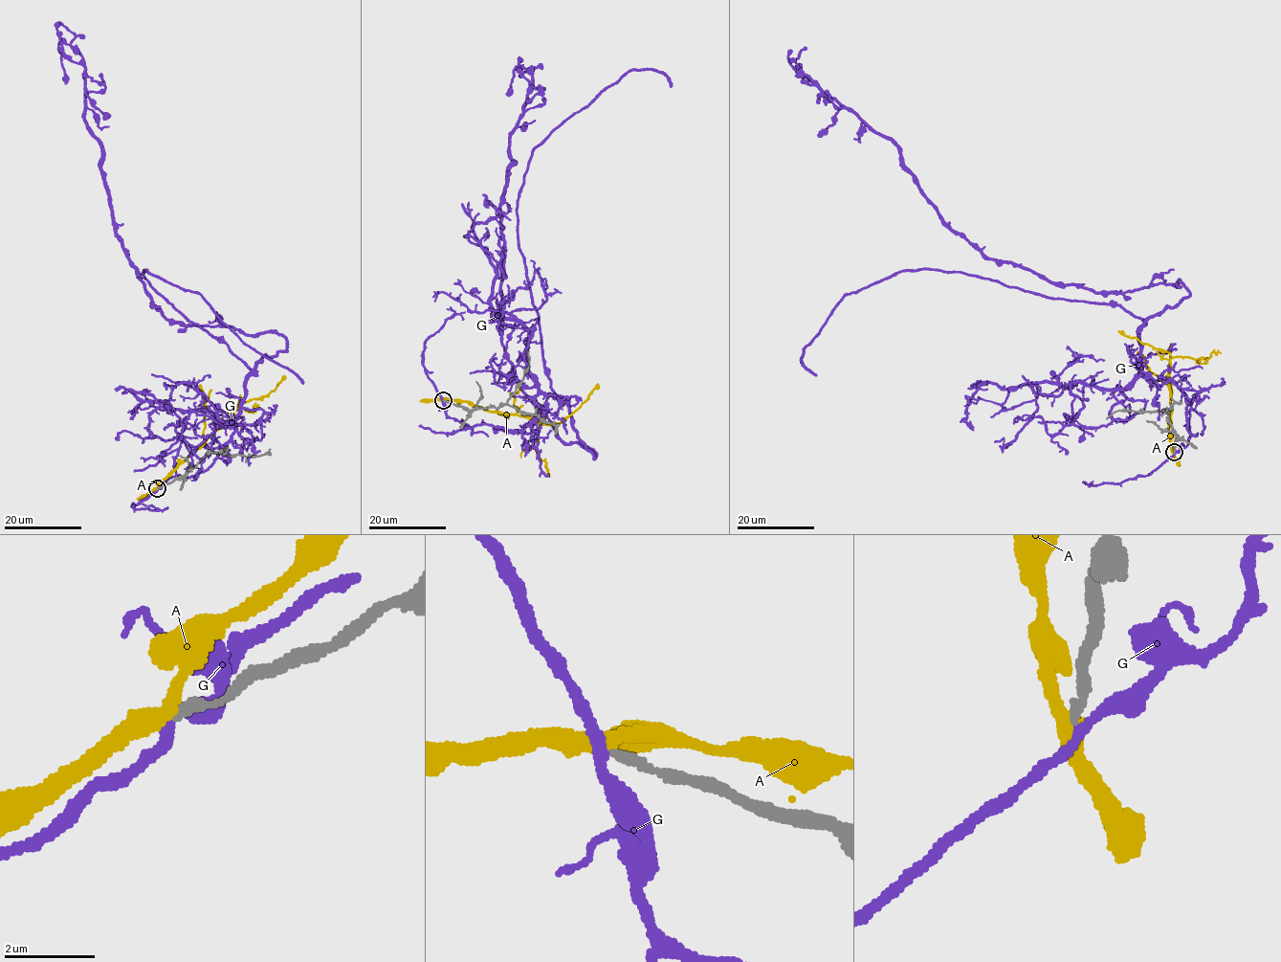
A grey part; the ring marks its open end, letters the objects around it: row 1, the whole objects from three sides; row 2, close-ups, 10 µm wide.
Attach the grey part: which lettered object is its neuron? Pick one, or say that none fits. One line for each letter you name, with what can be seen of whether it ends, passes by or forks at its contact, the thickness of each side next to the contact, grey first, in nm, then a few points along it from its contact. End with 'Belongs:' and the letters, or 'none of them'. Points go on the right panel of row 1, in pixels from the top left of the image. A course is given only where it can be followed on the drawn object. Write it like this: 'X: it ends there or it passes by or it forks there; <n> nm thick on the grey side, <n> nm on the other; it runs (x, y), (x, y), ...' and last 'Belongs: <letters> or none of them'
A: it passes by; 200 nm thick on the grey side, 280 nm on the other; it runs (1174, 453), (1168, 426), (1172, 412), (1167, 374), (1171, 356), (1118, 330)
Belongs: A

